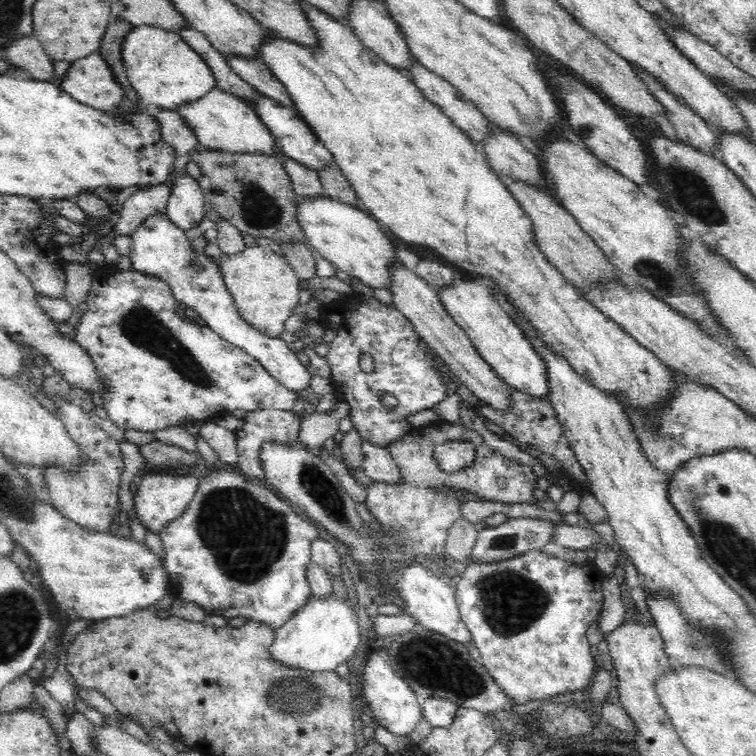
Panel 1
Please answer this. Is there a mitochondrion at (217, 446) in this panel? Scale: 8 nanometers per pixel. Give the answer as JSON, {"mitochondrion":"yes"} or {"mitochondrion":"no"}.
{"mitochondrion":"no"}

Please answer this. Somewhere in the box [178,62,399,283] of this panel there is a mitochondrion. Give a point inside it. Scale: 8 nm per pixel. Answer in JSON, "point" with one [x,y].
{"point":[260,210]}

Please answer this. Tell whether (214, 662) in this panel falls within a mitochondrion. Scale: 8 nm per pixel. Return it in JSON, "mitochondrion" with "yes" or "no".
{"mitochondrion":"no"}

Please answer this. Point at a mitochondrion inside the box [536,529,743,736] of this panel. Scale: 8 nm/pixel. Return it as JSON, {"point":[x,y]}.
{"point":[699,644]}

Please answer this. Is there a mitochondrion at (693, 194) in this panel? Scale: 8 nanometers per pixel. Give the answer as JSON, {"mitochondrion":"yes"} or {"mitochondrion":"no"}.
{"mitochondrion":"yes"}

